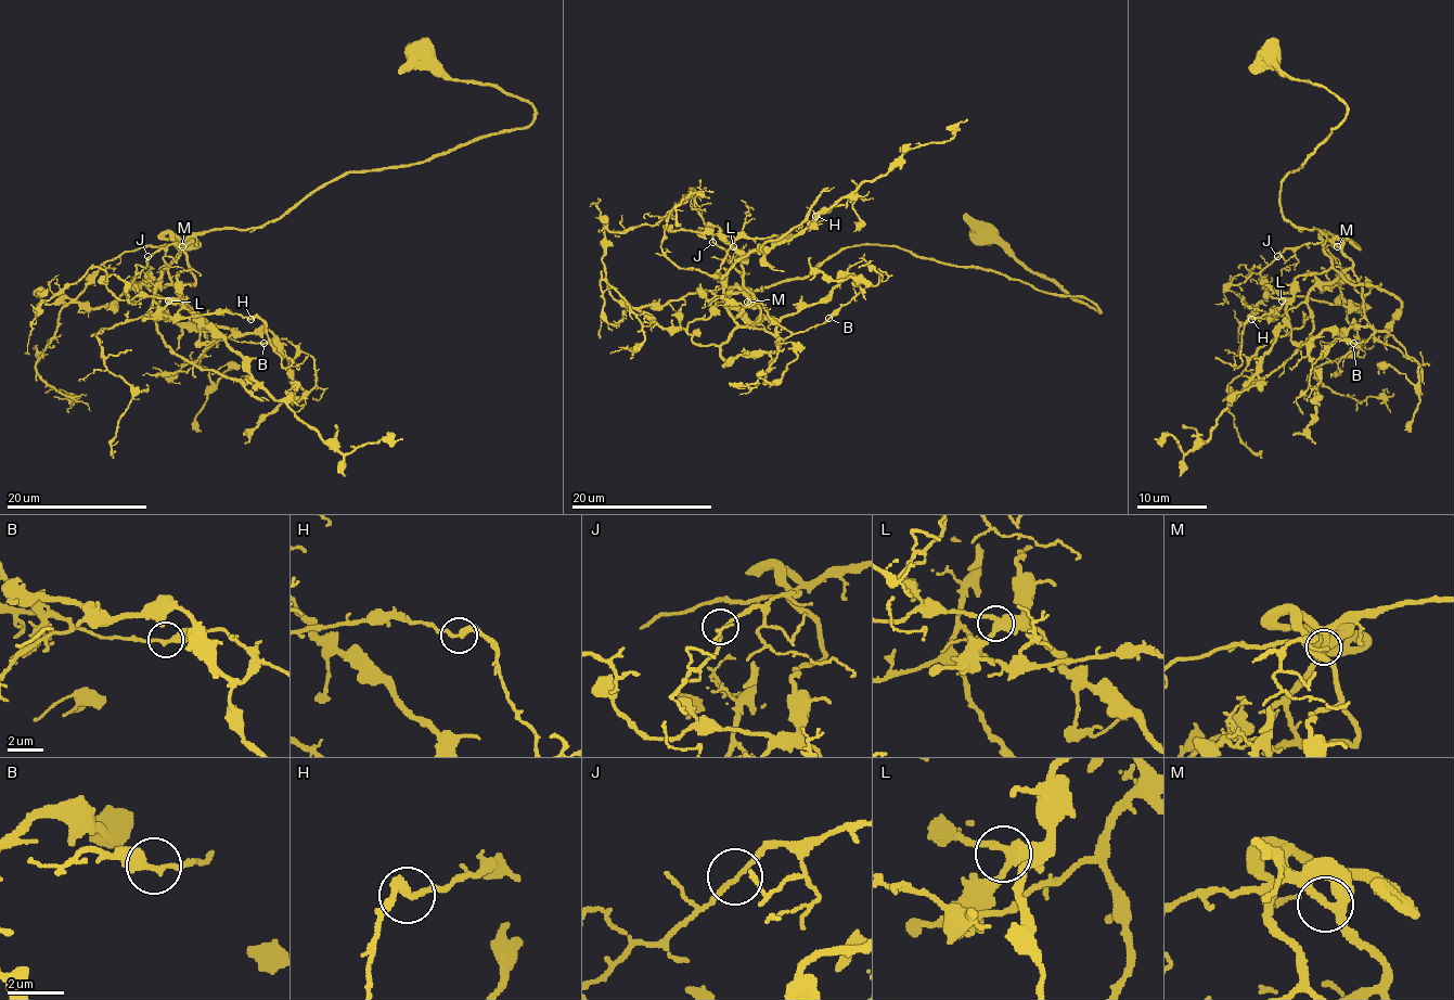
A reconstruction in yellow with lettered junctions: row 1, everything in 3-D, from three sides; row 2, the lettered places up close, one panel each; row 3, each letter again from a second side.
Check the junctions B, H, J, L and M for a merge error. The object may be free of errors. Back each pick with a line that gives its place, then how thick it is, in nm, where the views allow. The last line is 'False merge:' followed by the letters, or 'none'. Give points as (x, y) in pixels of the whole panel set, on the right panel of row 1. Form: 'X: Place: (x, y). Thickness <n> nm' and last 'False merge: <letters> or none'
False merge: none

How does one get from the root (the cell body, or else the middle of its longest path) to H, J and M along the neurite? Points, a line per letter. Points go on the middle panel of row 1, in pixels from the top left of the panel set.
H: (985, 233), (1099, 311), (878, 244), (745, 292), (728, 244), (796, 235), (815, 216)
J: (985, 233), (1099, 311), (1083, 297), (878, 244), (847, 246), (807, 276), (747, 292), (731, 257), (713, 243)
M: (985, 233), (1099, 311), (1083, 297), (878, 244), (847, 246), (807, 276), (757, 289), (747, 303)

